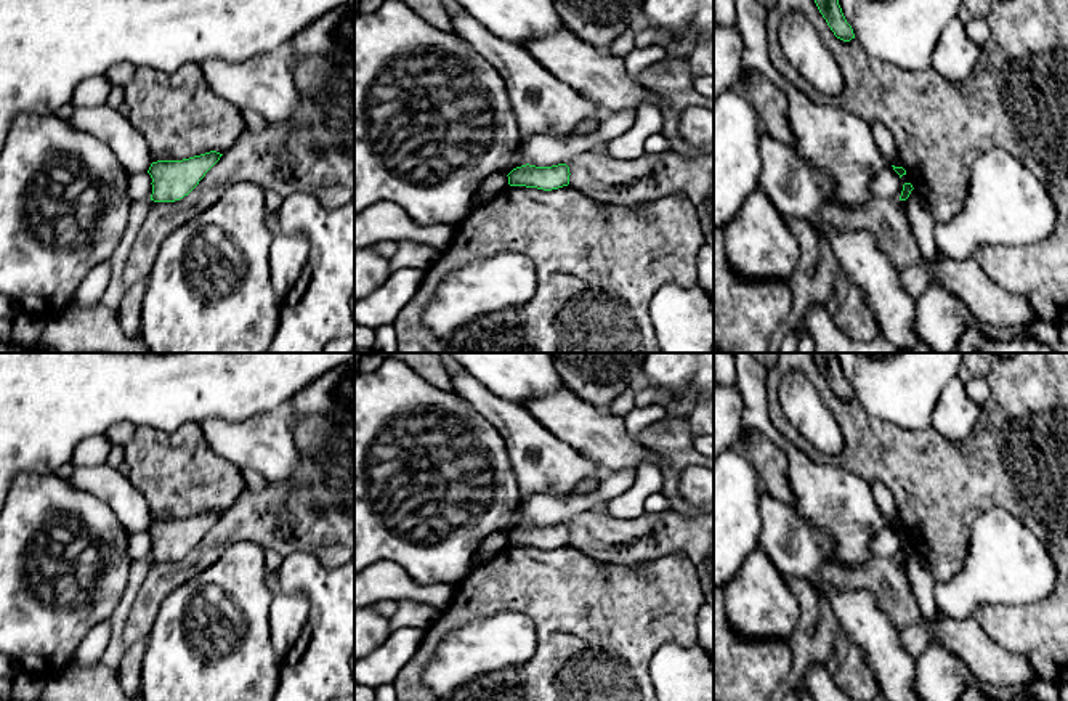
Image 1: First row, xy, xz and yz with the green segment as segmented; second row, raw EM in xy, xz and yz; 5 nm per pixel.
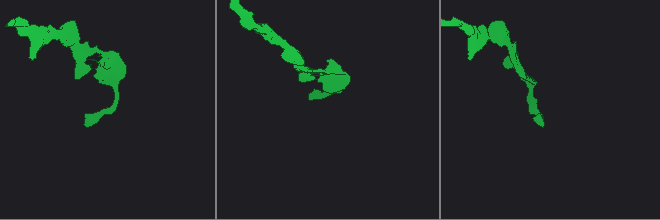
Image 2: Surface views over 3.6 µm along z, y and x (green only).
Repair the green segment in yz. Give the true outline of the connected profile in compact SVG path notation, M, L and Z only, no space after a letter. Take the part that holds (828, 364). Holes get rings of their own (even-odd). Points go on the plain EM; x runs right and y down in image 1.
M813 353L815 363L826 379L834 395L843 401L855 398L852 385L847 382L839 359L834 353Z

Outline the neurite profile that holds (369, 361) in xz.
M361 353L359 371L374 372L380 367L383 358L378 353Z

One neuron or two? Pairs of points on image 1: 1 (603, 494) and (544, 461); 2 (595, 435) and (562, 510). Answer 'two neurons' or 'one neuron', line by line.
1: two neurons
2: two neurons

